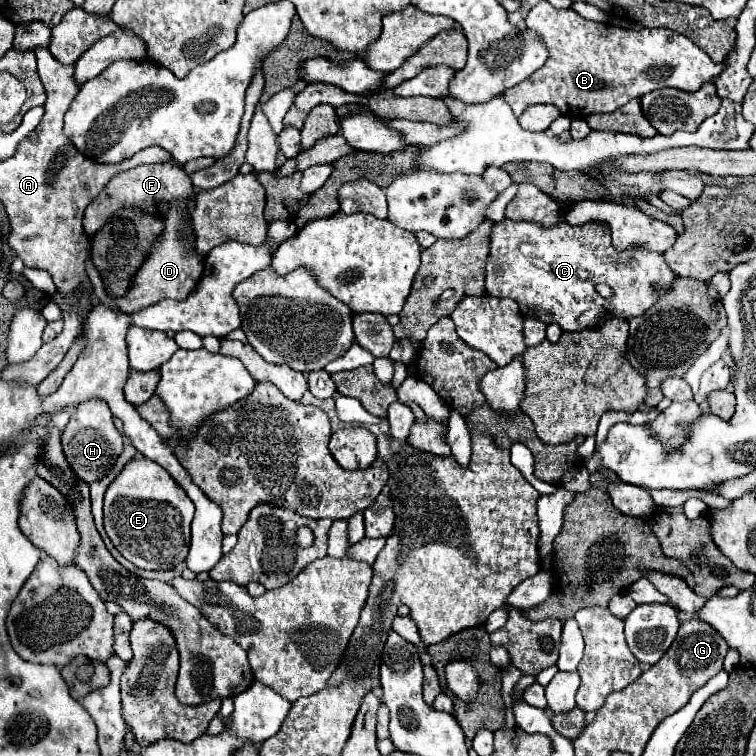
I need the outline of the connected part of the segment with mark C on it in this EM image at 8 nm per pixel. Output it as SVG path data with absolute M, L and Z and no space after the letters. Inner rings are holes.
M504 219L494 225L490 239L492 269L486 275L486 293L492 297L510 297L518 303L524 317L534 317L542 323L556 323L562 331L594 329L612 317L638 317L660 299L662 291L654 289L654 285L670 289L676 279L662 253L650 251L648 247L630 247L626 251L614 249L610 227L606 223L584 223L580 227L572 227L566 221L560 221L554 227L544 227L534 221ZM600 283L606 283L612 289L612 297L606 299L596 291Z

